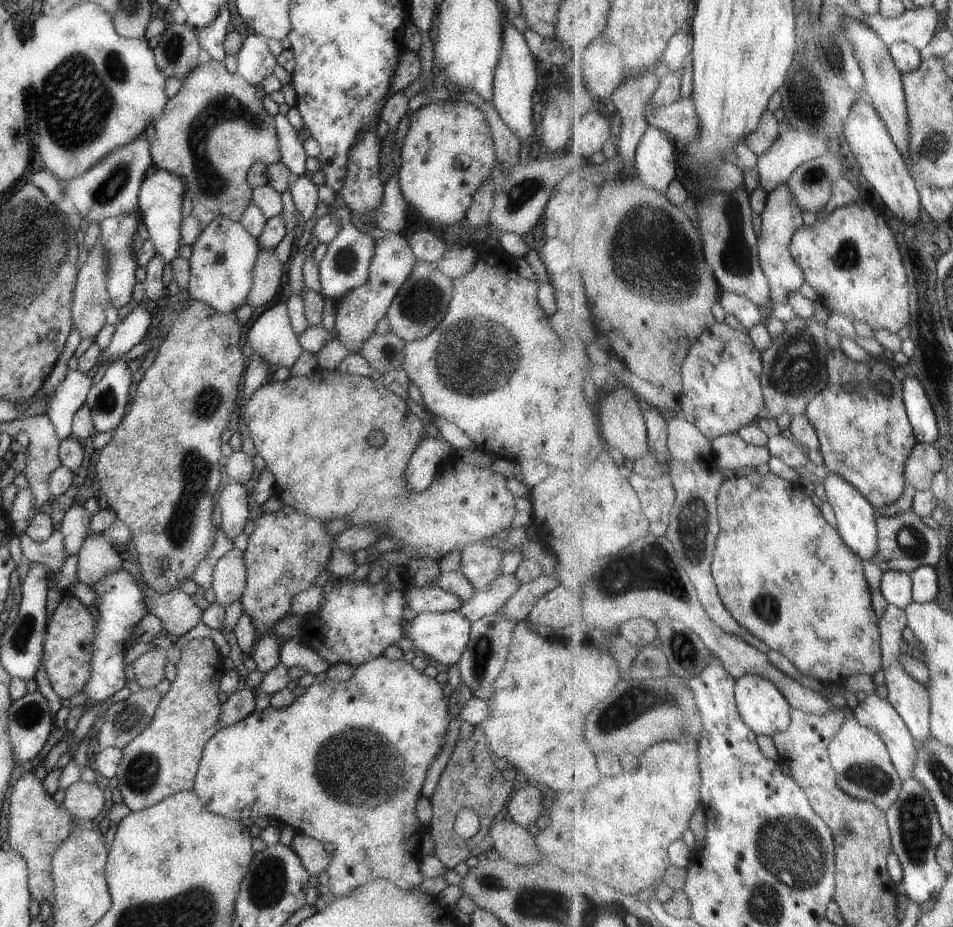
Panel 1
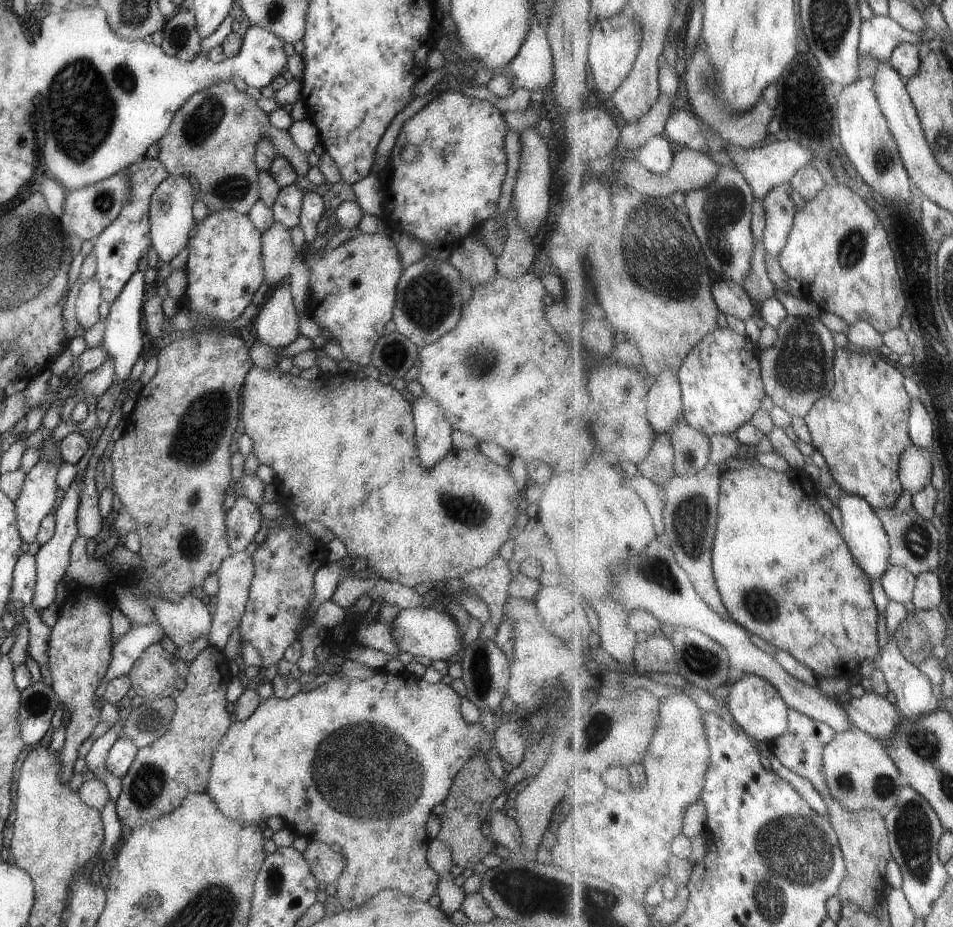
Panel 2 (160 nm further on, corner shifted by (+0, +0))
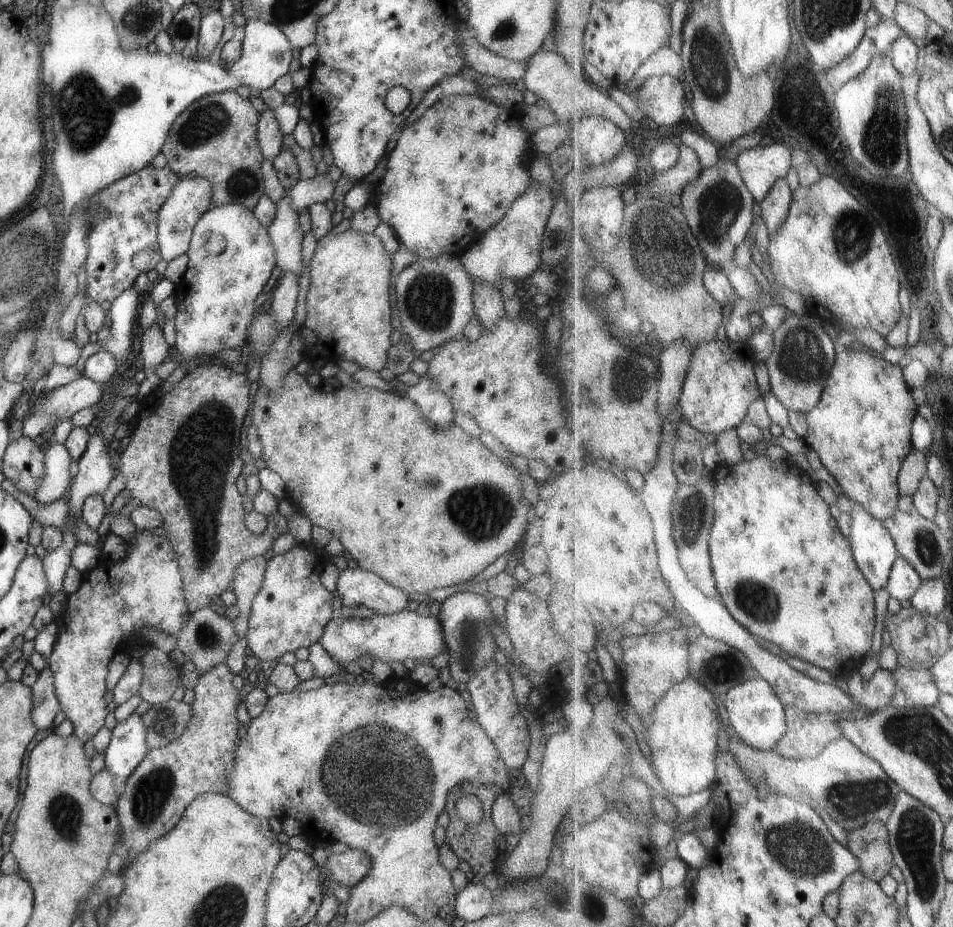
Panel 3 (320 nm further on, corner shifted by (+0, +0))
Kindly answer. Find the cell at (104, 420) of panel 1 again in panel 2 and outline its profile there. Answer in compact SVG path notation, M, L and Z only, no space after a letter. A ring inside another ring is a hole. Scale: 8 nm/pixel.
M135 271L129 280L123 285L121 292L113 299L110 304L108 314L103 319L104 331L100 346L105 349L114 368L114 380L124 381L135 361L143 350L141 343L141 318L143 295L149 286L143 281L143 271Z

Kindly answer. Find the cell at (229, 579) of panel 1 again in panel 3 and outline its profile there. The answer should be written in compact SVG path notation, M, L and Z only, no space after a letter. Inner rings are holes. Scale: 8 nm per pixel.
M259 555L237 565L234 570L233 580L230 588L235 595L235 606L239 609L239 614L232 623L237 637L244 637L249 620L249 611L255 593L261 586L267 560L263 555Z

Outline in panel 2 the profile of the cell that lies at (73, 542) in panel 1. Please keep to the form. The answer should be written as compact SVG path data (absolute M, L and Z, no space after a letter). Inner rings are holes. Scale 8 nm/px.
M87 479L78 500L76 525L79 537L97 538L101 533L101 516L97 507L98 494L93 481Z

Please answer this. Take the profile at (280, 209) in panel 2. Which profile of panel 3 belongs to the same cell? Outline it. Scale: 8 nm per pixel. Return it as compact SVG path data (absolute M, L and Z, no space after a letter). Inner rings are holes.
M326 173L319 174L310 179L299 179L287 192L292 209L299 214L313 203L325 203L334 191L334 183Z

